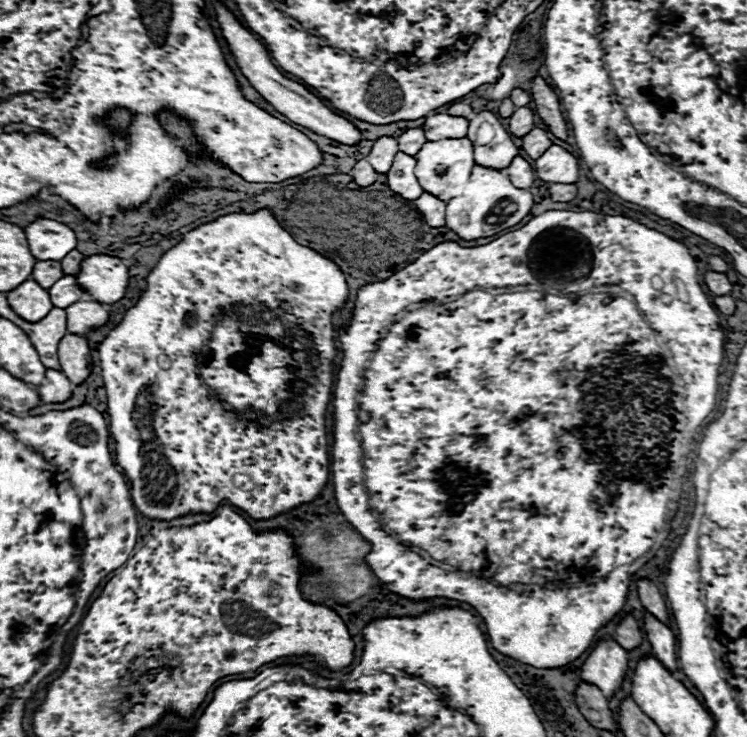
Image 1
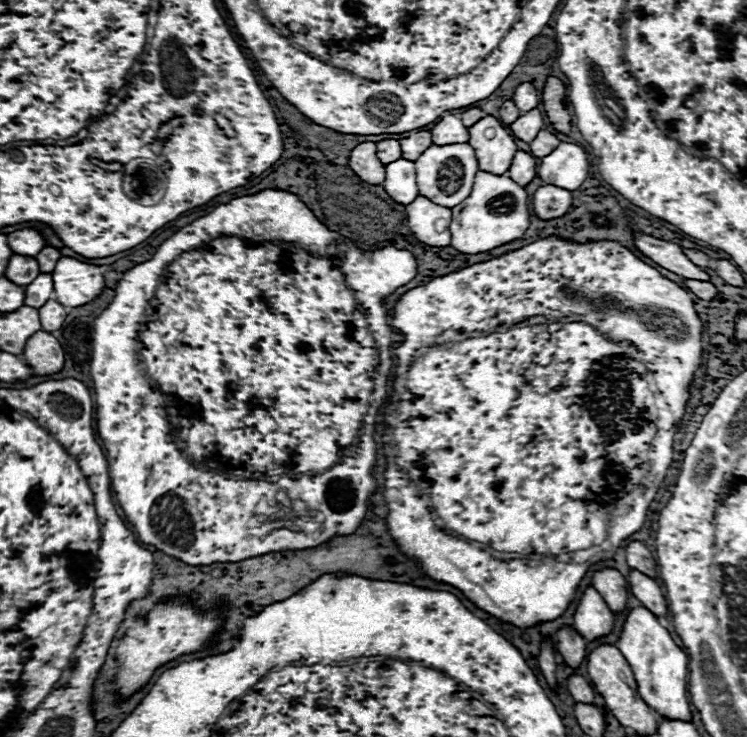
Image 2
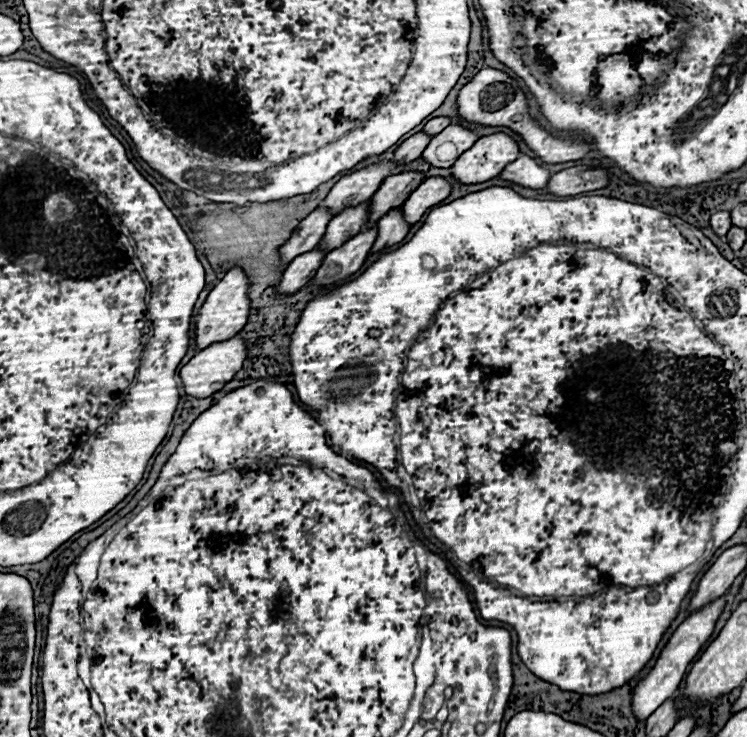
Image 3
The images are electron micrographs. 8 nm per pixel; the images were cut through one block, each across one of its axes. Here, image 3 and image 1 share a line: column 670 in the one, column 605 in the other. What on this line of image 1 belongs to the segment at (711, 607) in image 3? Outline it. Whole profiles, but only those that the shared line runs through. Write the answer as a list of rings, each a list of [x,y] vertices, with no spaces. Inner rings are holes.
[[[600,638],[580,668],[582,678],[590,684],[596,684],[602,694],[610,698],[624,680],[628,668],[626,656],[628,652],[622,650],[614,638]]]

